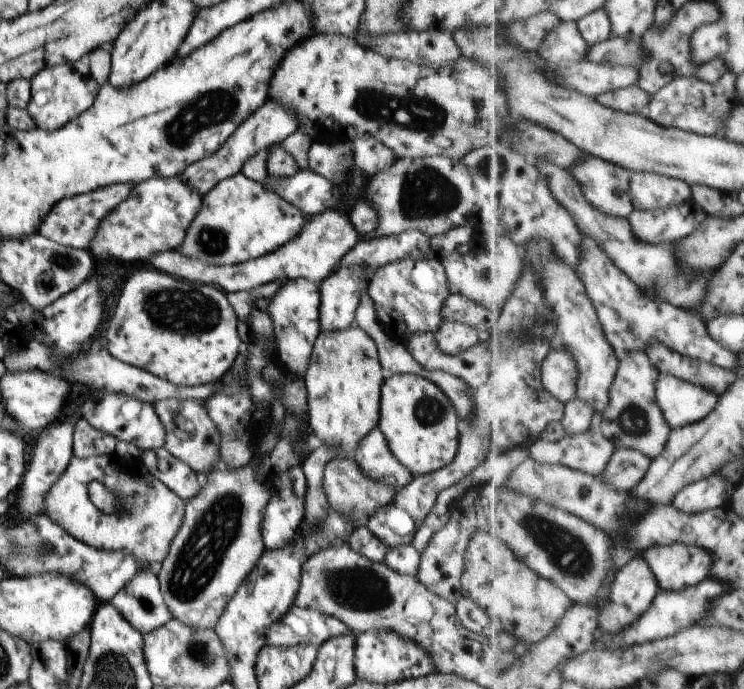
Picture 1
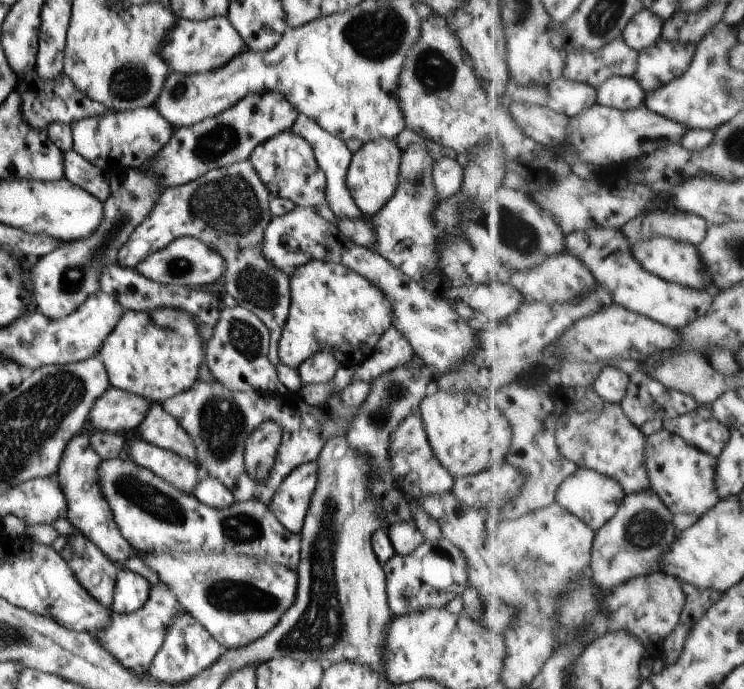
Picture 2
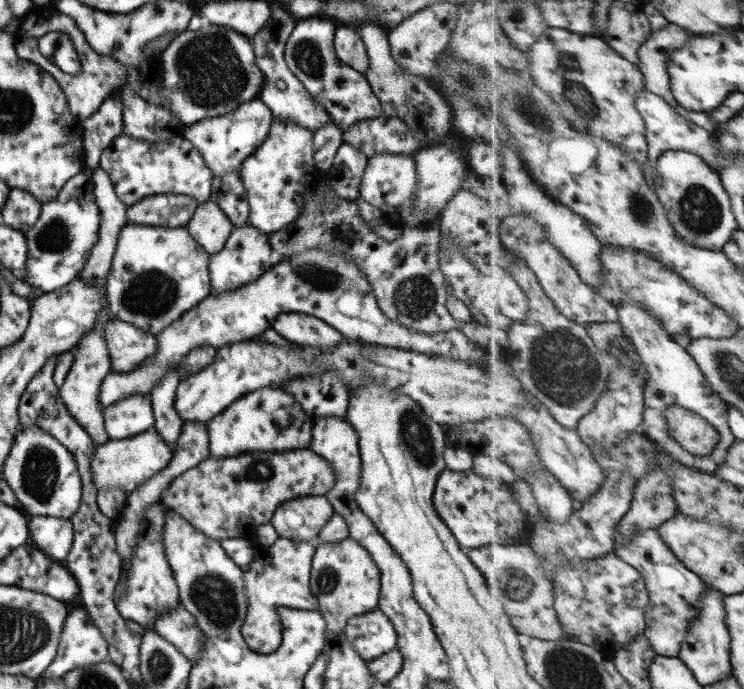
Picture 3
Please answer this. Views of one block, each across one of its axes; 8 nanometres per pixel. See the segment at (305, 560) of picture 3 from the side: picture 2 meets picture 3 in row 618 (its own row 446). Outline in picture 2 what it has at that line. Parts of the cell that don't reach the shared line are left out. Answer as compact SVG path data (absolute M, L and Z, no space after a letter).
M265 420L248 436L245 442L244 467L257 484L265 484L275 464L280 446L281 428L273 420Z

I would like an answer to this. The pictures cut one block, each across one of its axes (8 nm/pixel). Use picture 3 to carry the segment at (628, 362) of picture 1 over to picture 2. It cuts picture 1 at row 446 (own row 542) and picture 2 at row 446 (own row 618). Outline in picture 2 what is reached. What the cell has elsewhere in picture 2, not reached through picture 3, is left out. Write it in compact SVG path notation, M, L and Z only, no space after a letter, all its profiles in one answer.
M666 428L647 437L647 456L651 486L675 515L688 513L702 518L722 502L717 485L719 457L704 452L682 435Z

